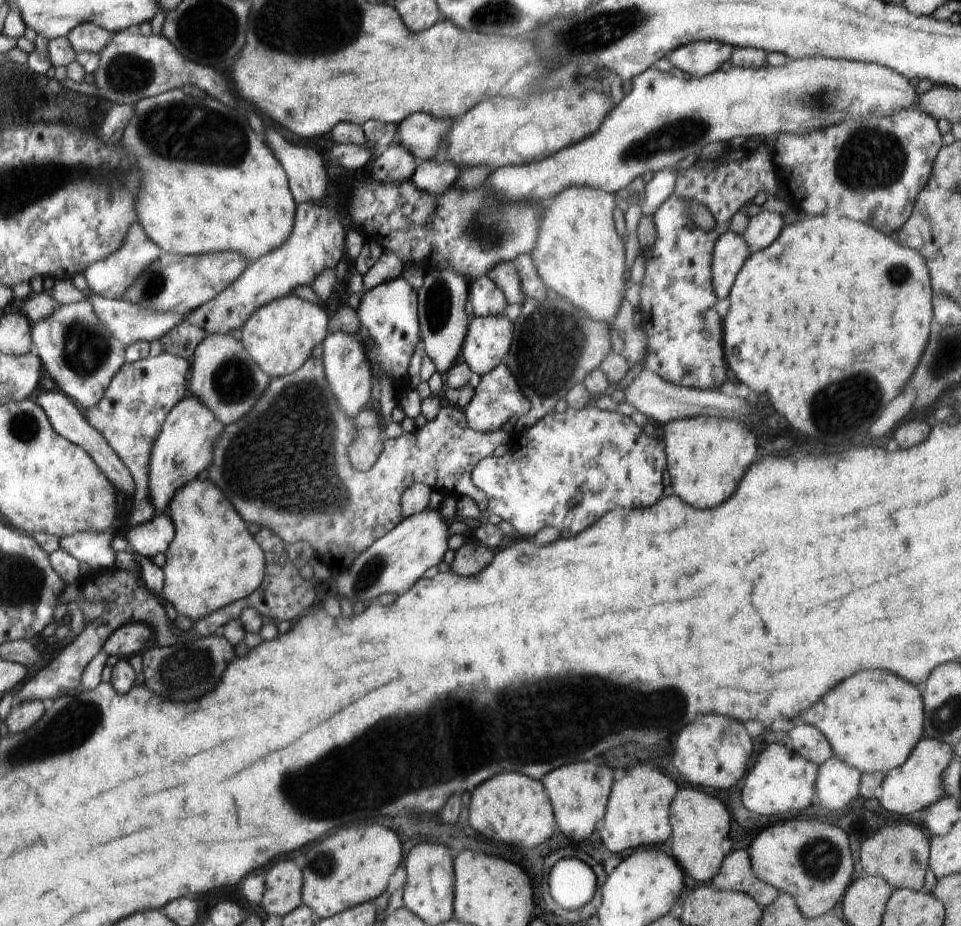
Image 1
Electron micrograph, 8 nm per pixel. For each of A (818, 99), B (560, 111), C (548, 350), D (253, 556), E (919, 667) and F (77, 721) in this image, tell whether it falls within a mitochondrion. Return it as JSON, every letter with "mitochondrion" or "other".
{"A":"mitochondrion","B":"other","C":"mitochondrion","D":"other","E":"other","F":"mitochondrion"}

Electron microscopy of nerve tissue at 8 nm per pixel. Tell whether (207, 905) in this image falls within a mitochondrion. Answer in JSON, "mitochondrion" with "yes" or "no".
{"mitochondrion":"no"}

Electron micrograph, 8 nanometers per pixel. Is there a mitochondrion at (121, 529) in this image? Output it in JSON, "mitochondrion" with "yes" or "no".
{"mitochondrion":"no"}

